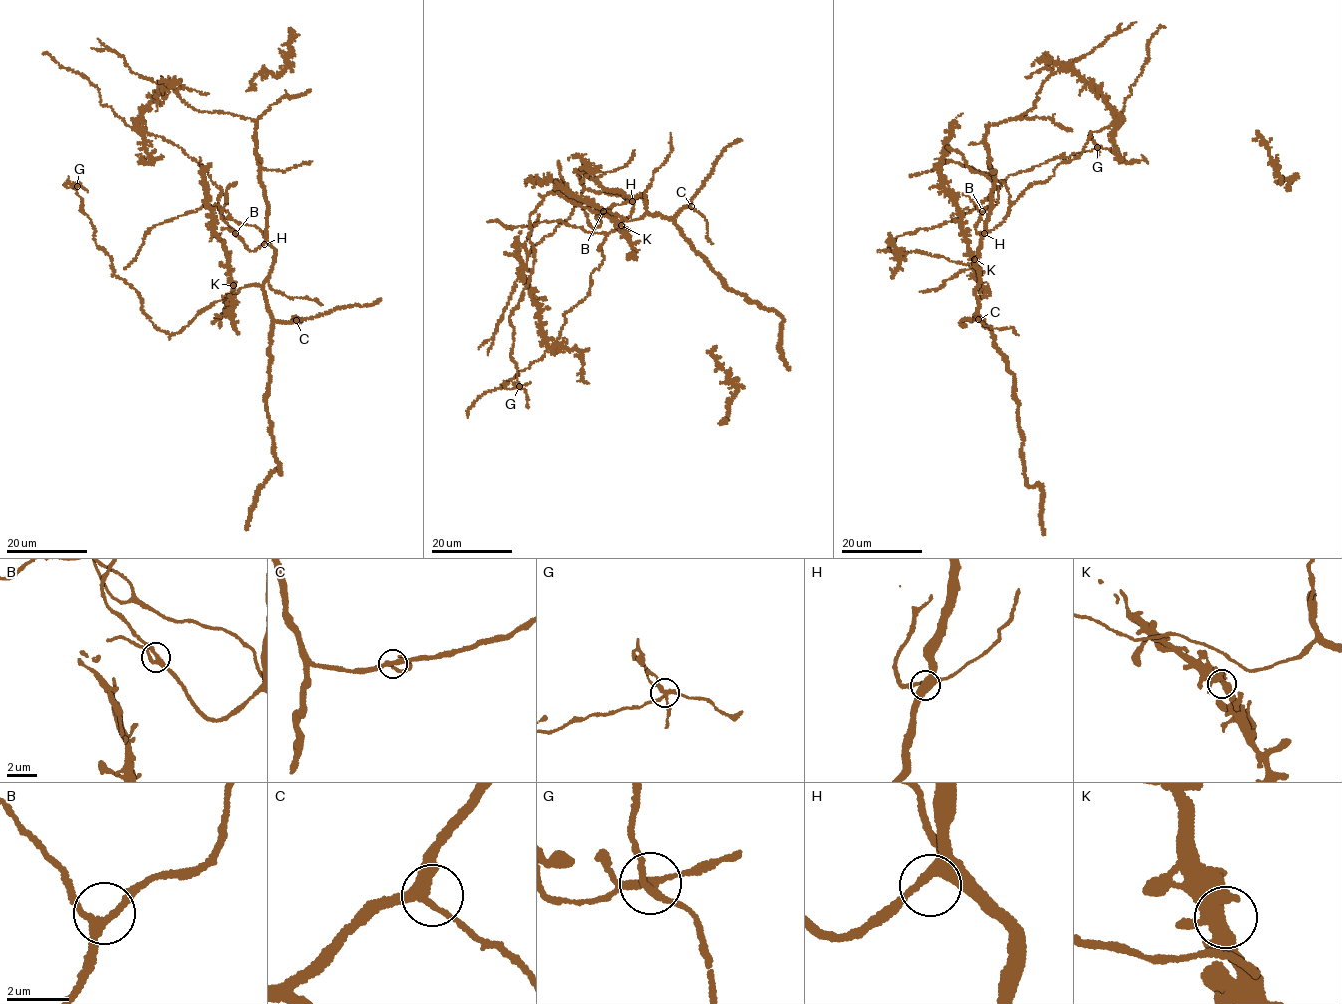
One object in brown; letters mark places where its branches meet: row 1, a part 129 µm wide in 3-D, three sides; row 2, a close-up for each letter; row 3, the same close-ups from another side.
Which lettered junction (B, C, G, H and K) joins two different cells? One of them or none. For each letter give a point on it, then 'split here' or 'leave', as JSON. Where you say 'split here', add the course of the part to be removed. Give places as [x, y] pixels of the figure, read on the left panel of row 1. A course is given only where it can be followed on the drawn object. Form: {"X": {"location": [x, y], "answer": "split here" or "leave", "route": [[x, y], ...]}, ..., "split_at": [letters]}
{"B": {"location": [235, 233], "answer": "leave"}, "C": {"location": [296, 320], "answer": "leave"}, "G": {"location": [77, 186], "answer": "split here"}, "H": {"location": [264, 244], "answer": "leave"}, "K": {"location": [233, 285], "answer": "leave"}, "split_at": ["G"]}

